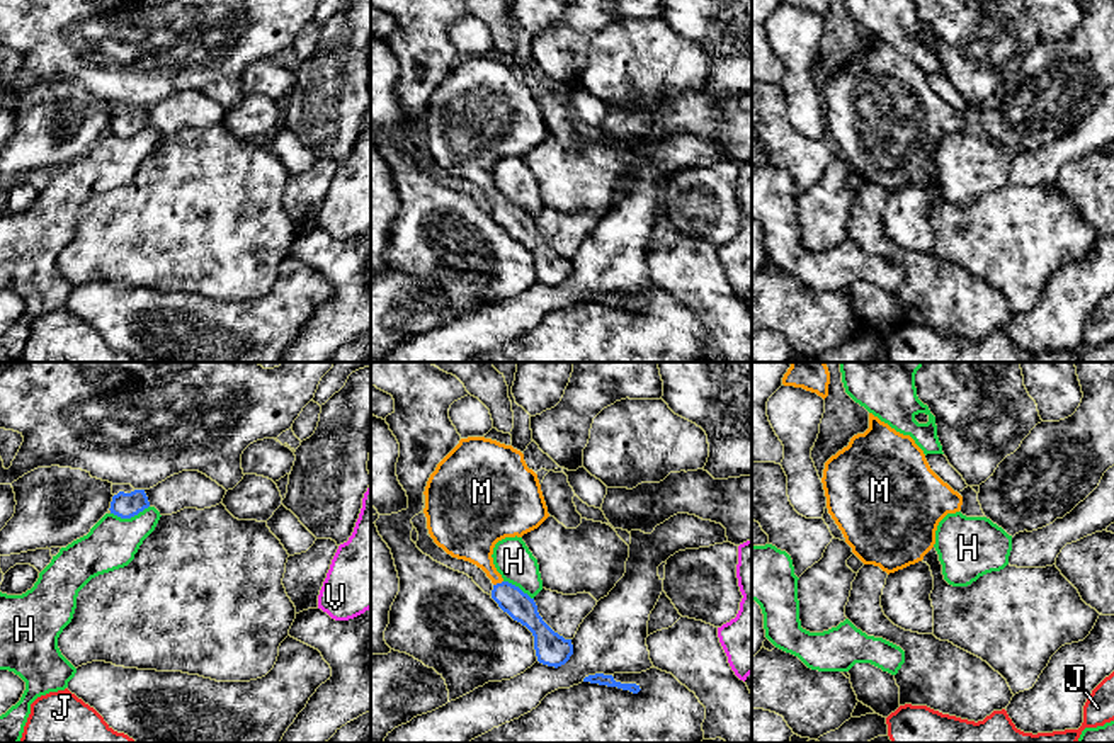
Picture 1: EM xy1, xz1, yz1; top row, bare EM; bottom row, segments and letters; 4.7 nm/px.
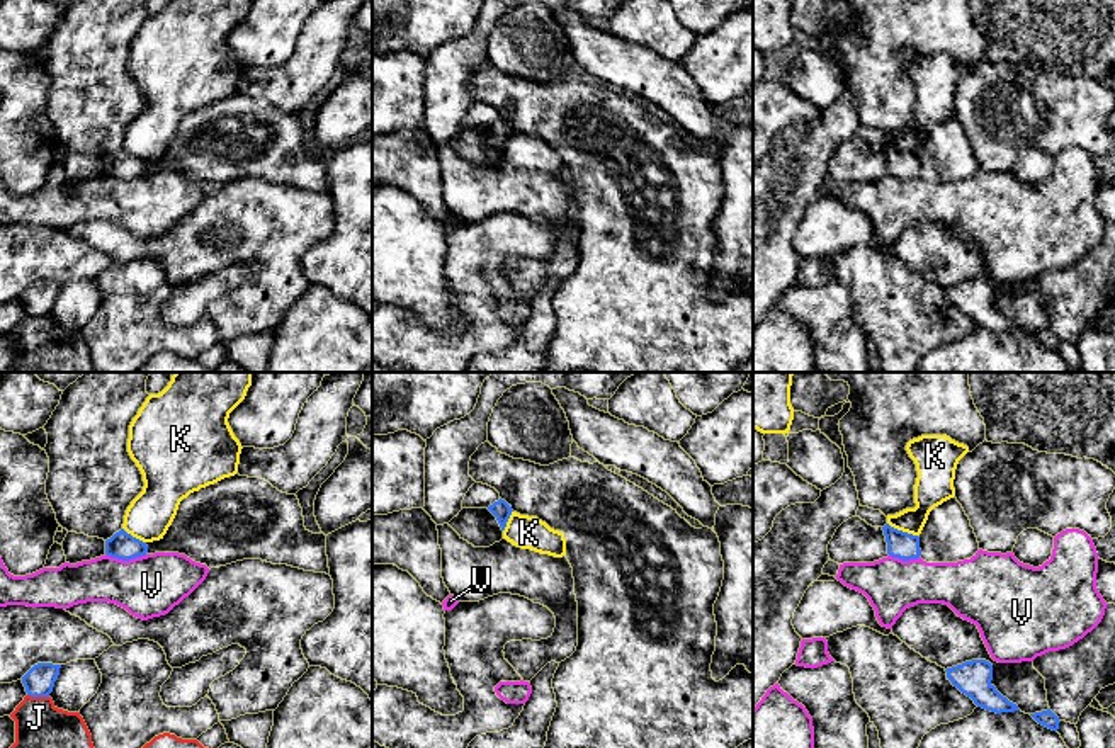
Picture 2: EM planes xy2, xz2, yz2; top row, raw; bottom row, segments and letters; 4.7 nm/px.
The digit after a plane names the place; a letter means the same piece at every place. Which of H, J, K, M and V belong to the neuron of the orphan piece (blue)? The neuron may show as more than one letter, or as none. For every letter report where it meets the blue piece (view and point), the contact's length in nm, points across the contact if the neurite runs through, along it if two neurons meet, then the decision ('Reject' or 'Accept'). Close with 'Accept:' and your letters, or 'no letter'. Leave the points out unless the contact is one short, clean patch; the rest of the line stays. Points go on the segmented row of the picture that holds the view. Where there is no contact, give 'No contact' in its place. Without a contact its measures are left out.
H: Touches blue at xy1 (130, 517). Shared border 190 nm. Boundary: xy1 (148, 505), (130, 517), (111, 514). Reject
J: Touches blue at xy2 (38, 696). Shared border 110 nm. Boundary: xy2 (28, 694), (48, 697). Reject
K: Touches blue at yz2 (901, 531). Shared border 160 nm. Boundary: yz2 (888, 522), (916, 536). Reject
M: Touches blue at xz1 (497, 584). Shared border 50 nm. Path across: xz1 (511, 599), (497, 584), (471, 538). Accept
V: Touches blue at xy2 (126, 560). Shared border 200 nm. Reject
Accept: M

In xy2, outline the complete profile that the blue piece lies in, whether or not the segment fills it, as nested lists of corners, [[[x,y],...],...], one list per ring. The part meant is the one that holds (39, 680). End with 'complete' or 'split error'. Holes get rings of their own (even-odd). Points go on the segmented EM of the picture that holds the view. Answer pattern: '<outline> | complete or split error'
[[[37,663],[24,677],[22,683],[31,697],[49,697],[61,665]]] | complete

